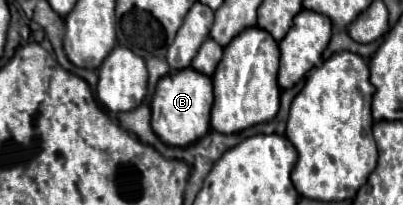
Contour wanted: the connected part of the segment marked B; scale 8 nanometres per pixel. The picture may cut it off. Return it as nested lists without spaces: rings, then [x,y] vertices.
[[[183,68],[163,76],[157,82],[157,90],[151,100],[151,128],[169,146],[187,146],[205,136],[209,130],[209,112],[213,104],[211,78],[195,72],[195,68]]]

